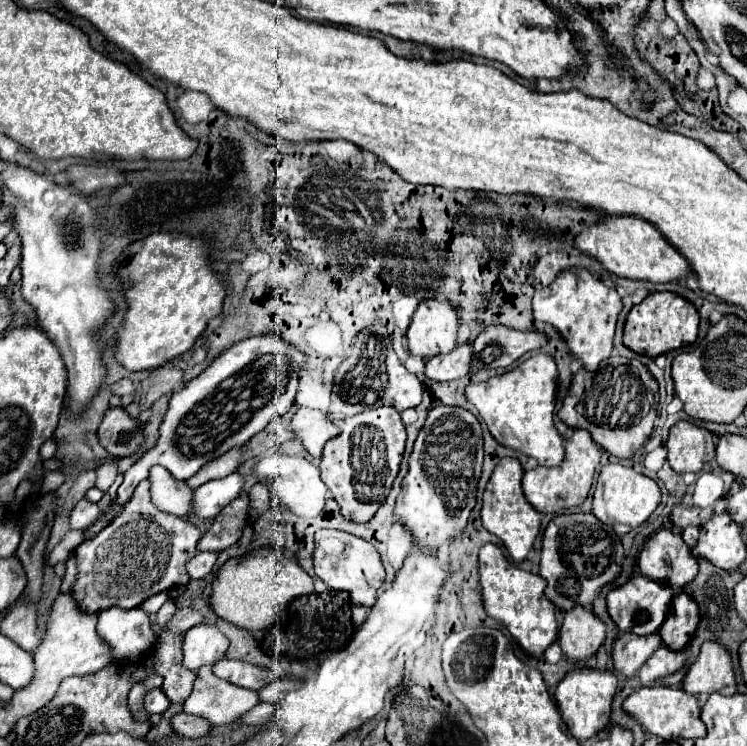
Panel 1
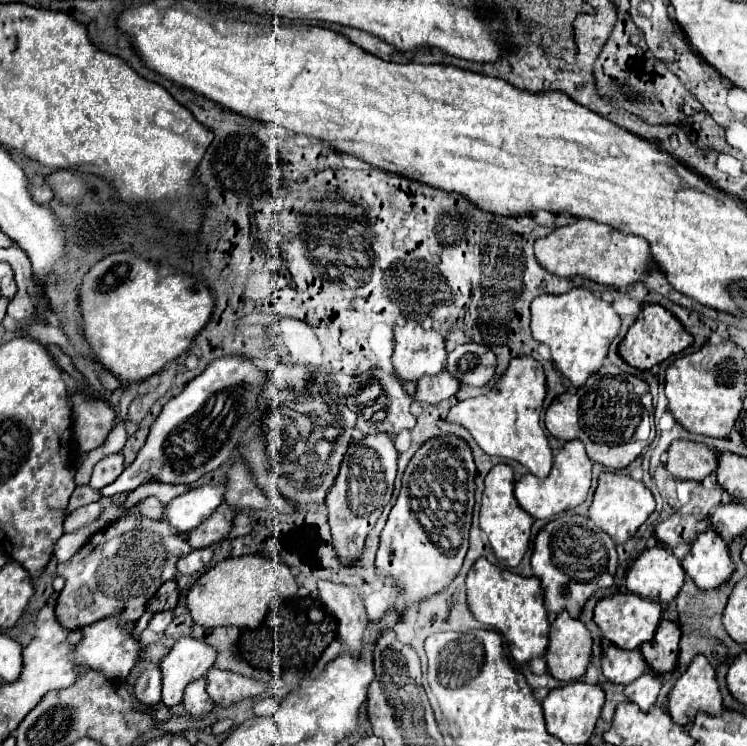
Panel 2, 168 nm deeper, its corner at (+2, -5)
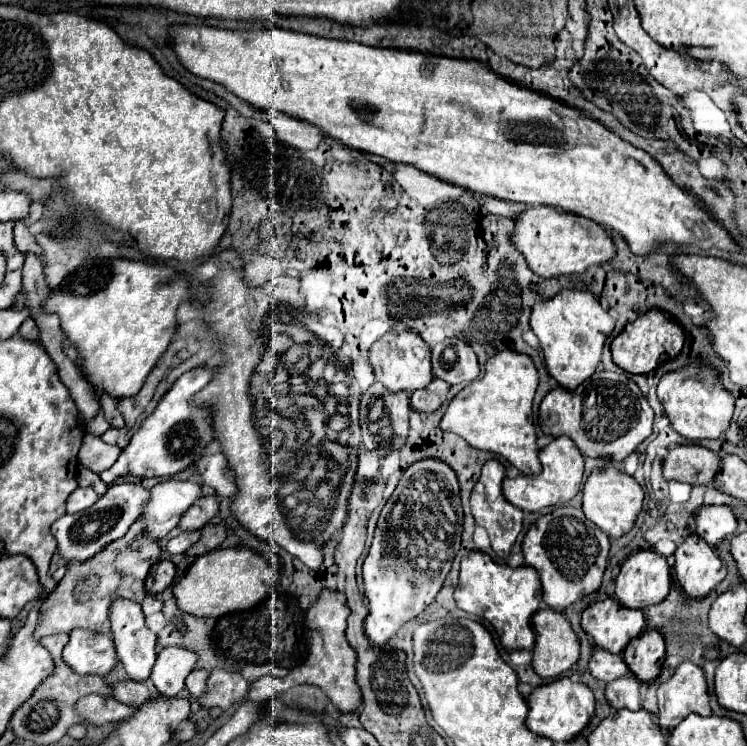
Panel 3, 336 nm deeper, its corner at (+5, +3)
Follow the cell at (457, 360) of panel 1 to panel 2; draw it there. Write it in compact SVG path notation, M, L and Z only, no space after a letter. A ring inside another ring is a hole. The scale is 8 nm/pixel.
M440 372L428 380L420 380L420 384L416 384L416 394L414 400L418 402L426 402L426 404L438 404L442 400L452 398L458 392L460 384L456 384L456 378L448 376L448 372Z

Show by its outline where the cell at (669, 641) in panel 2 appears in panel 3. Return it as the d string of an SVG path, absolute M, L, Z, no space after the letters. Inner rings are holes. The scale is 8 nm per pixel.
M645 628L637 640L631 640L623 652L625 664L641 682L651 682L659 676L661 664L665 662L665 638L657 628Z

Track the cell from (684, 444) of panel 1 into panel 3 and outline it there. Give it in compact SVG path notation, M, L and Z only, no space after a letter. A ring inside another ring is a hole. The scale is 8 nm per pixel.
M699 444L673 446L663 462L663 476L667 480L687 482L693 486L711 482L719 470L721 458Z

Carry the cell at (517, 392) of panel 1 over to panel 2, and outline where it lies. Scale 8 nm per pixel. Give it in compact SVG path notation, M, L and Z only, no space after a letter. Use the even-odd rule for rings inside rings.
M532 356L512 358L506 372L494 384L494 388L476 398L468 398L448 412L448 422L462 424L474 438L474 442L490 456L500 456L520 462L530 474L546 478L552 468L552 450L548 438L540 426L540 410L546 396L546 378L542 364Z

